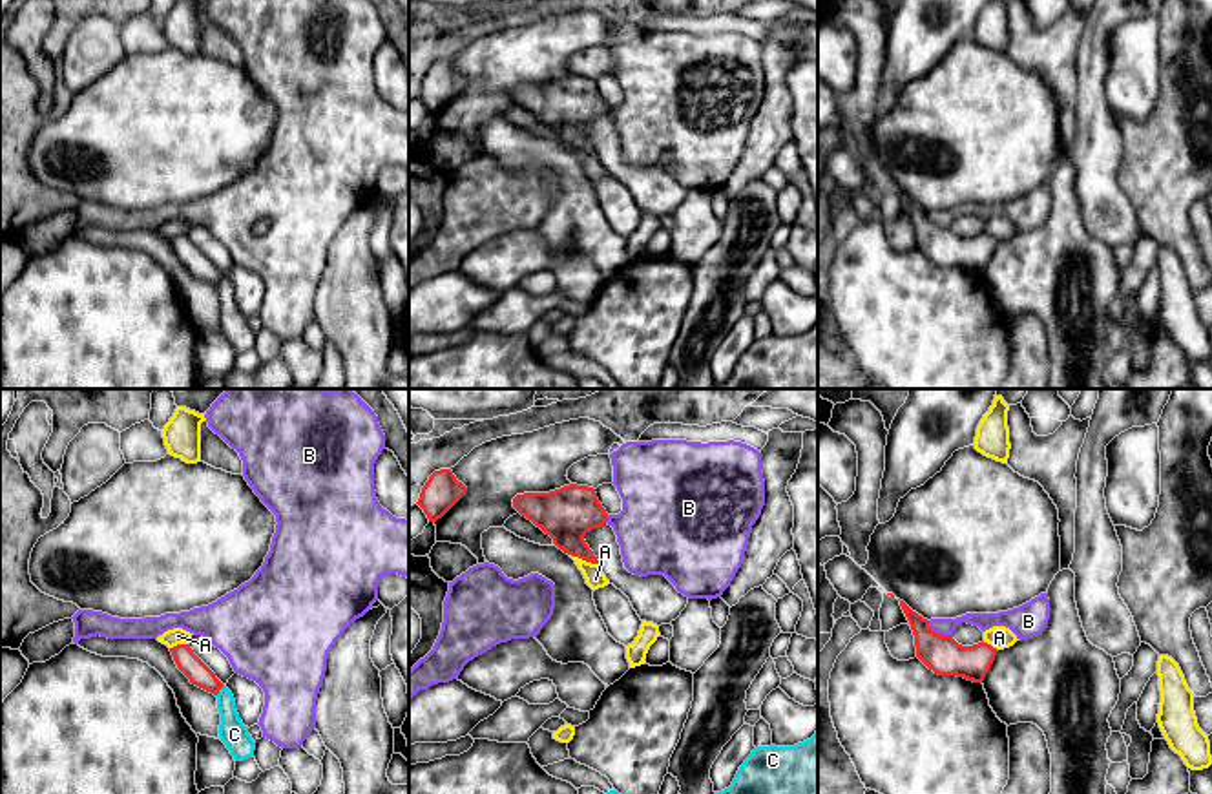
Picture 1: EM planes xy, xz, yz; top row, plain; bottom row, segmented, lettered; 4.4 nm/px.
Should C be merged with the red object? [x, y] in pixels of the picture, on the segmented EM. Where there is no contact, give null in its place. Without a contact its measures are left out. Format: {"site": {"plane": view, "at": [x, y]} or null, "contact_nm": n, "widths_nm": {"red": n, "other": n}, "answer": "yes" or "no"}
{"site": {"plane": "xy", "at": [219, 689]}, "contact_nm": 70, "widths_nm": {"red": 100, "other": 120}, "answer": "no"}

